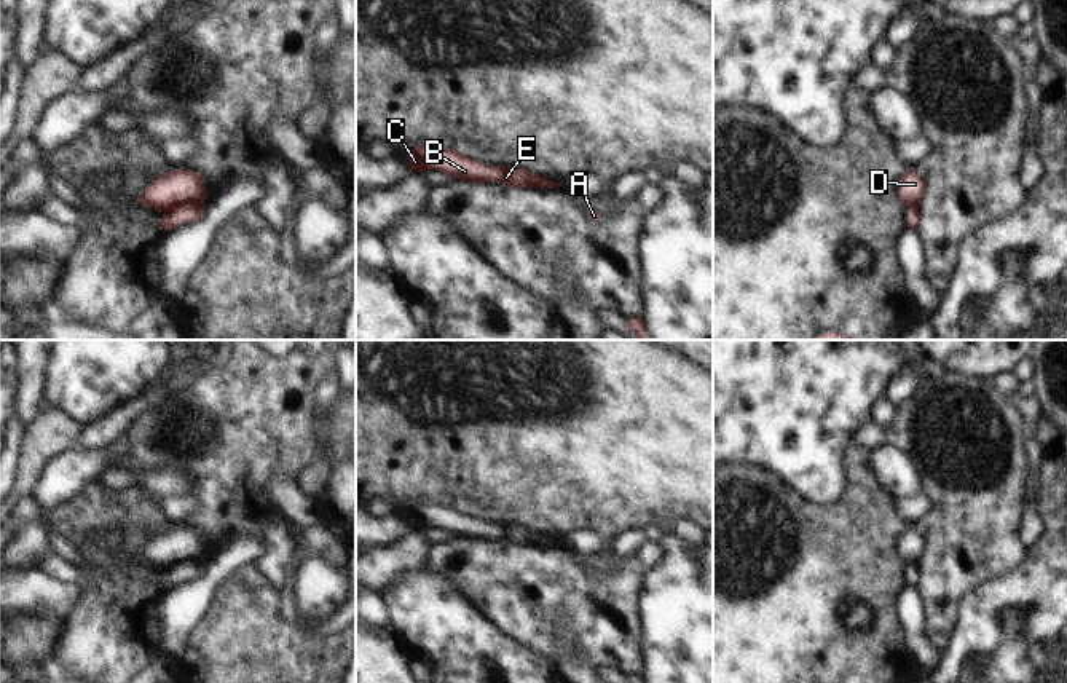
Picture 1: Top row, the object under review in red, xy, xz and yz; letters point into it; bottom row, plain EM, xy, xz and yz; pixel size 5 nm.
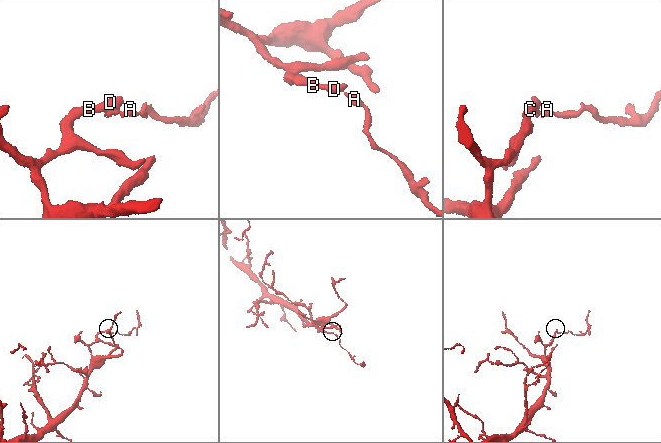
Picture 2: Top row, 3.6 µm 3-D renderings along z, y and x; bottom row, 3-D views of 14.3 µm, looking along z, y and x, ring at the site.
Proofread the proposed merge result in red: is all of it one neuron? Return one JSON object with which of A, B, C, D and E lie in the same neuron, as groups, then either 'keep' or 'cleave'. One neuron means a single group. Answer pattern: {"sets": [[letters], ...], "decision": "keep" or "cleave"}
{"sets": [["A"], ["B", "C", "D", "E"]], "decision": "cleave"}

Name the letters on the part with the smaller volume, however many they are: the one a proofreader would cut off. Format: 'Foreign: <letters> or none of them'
Foreign: A

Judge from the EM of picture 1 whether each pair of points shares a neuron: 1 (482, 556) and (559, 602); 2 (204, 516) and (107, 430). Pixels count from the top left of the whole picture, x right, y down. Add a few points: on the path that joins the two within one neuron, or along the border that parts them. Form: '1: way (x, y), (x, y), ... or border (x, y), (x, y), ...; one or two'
1: way (501, 575), (511, 584), (535, 584), (539, 589); one
2: border (147, 409), (134, 418), (122, 436); two

